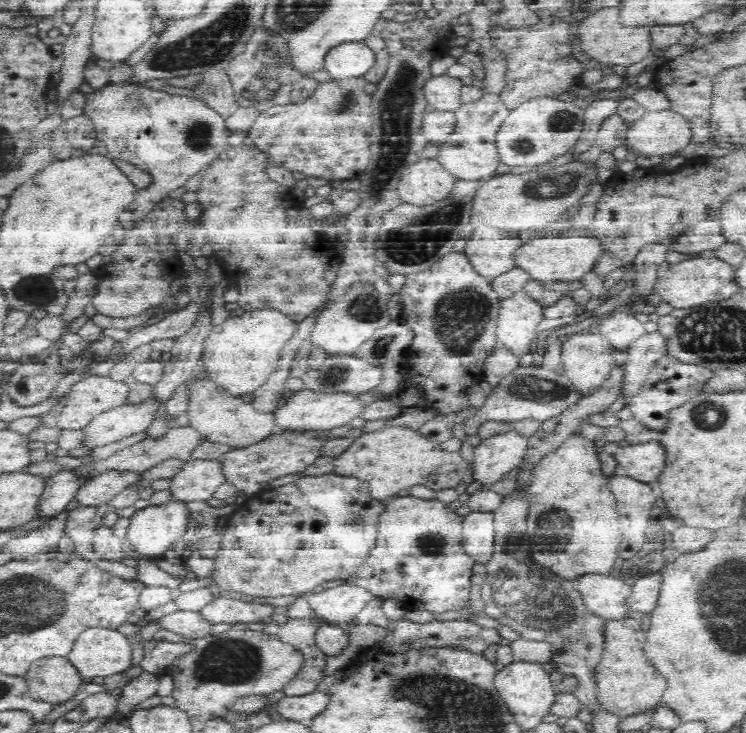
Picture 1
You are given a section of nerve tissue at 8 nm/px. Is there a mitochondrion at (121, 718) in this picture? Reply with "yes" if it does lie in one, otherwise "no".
no

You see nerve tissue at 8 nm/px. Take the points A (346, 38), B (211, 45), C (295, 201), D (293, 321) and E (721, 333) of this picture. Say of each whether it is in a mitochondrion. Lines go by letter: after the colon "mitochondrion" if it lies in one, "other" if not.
A: other
B: mitochondrion
C: other
D: other
E: mitochondrion

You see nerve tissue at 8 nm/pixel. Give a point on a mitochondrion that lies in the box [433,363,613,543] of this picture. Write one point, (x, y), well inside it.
(529, 388)

